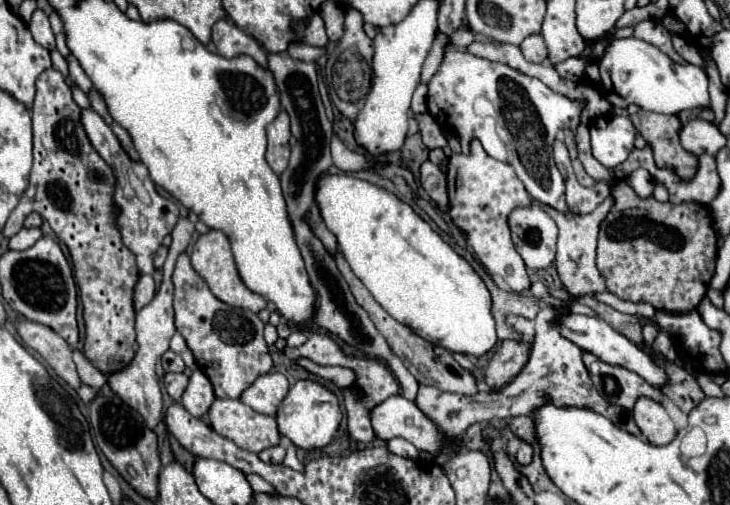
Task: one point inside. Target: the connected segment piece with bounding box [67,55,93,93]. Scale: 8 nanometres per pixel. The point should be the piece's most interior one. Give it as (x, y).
(76, 74)

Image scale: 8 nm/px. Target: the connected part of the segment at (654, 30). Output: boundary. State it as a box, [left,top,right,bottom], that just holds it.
[635,19,687,63]

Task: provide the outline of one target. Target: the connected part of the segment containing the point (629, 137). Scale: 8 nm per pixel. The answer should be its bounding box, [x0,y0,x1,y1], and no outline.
[589,115,635,169]

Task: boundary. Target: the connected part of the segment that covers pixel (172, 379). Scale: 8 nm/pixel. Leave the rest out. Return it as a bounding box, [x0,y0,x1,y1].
[163,373,187,401]

